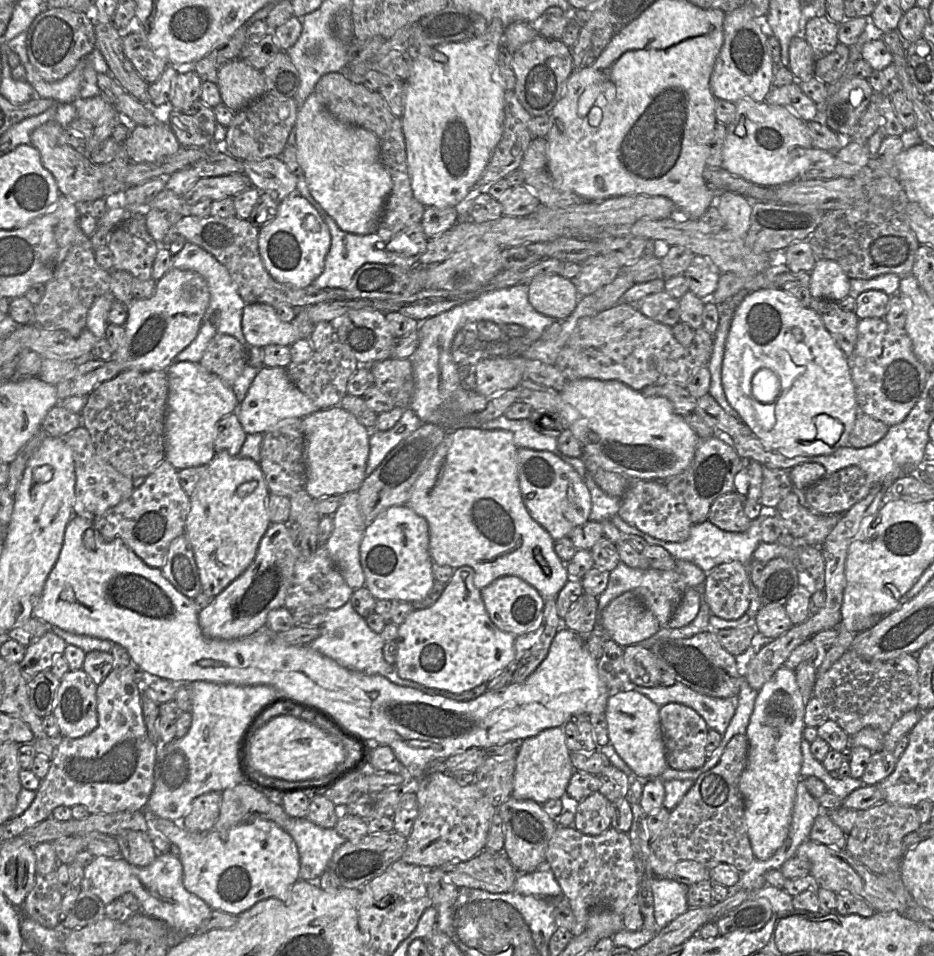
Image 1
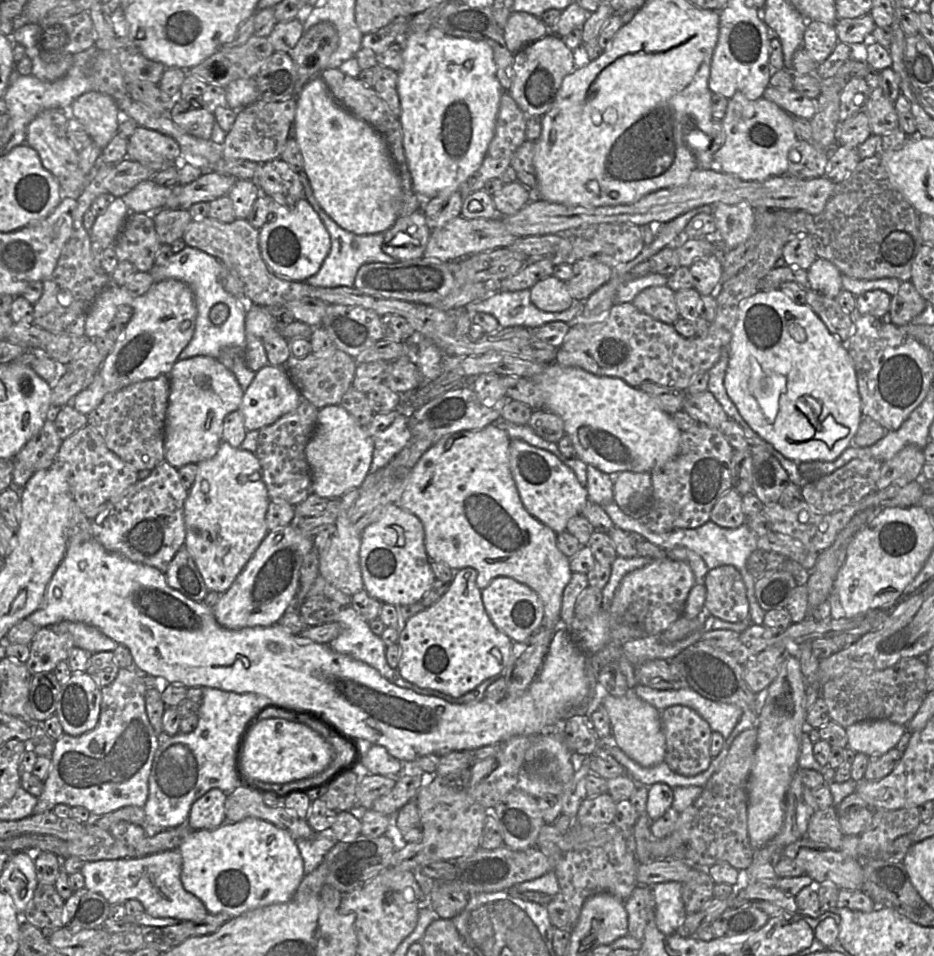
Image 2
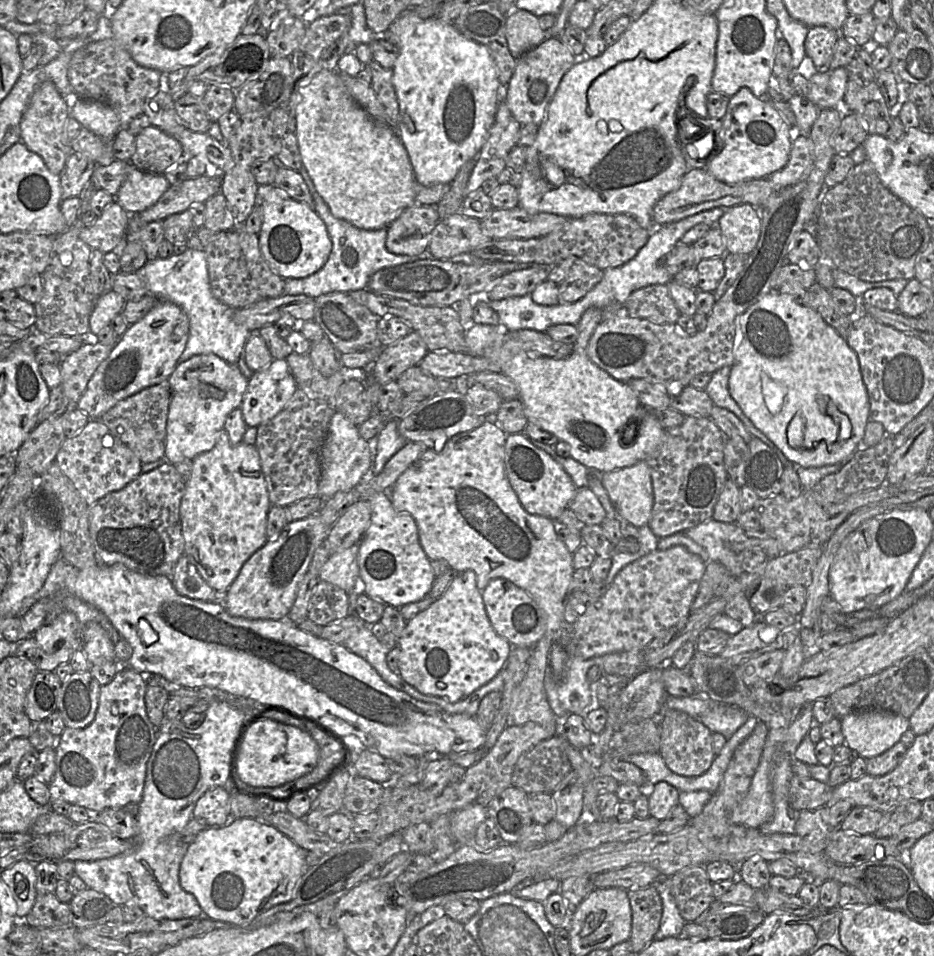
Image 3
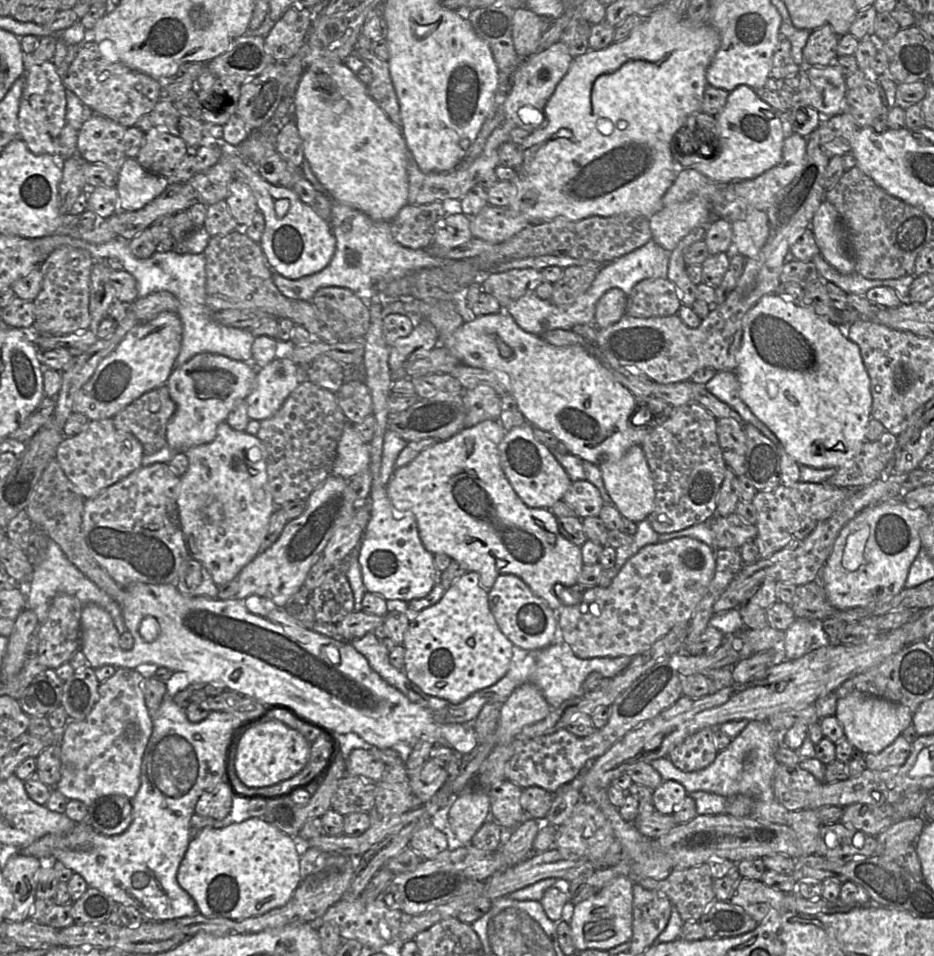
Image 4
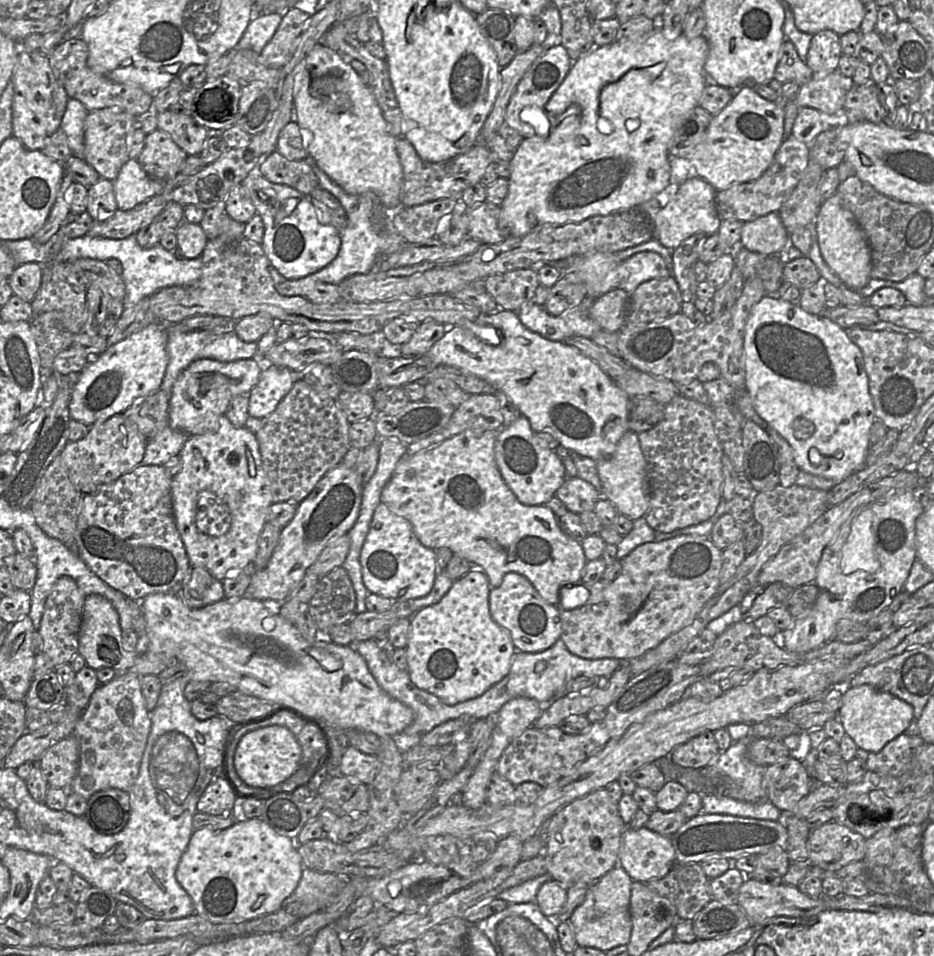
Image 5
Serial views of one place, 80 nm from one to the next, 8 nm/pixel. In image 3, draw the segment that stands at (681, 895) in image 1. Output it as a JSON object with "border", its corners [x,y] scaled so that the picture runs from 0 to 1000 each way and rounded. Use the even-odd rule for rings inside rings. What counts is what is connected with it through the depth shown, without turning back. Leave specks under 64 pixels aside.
{"border":[[[714,918],[703,922],[701,927],[708,938],[710,951],[707,969],[700,982],[709,983],[715,980],[727,979],[734,963],[728,957],[723,940],[715,928]]]}

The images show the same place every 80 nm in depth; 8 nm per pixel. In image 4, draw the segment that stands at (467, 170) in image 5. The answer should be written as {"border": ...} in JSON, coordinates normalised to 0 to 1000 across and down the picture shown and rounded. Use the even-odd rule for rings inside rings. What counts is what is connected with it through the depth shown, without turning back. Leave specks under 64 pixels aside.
{"border":[[[543,124],[532,132],[522,143],[515,161],[500,176],[489,175],[479,180],[453,180],[437,156],[436,182],[438,188],[437,213],[454,214],[464,211],[474,211],[484,215],[499,204],[525,179],[529,179],[534,172],[534,154],[546,147],[546,137],[550,132]]]}

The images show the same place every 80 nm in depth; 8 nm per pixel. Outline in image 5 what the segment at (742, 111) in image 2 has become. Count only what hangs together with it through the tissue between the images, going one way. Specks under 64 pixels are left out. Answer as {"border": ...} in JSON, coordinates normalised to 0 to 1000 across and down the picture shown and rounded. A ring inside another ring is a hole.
{"border":[[[797,90],[793,93],[789,94],[788,96],[785,96],[785,101],[782,108],[774,113],[769,119],[764,120],[761,124],[761,128],[757,134],[755,145],[749,149],[738,161],[736,164],[736,168],[740,171],[740,173],[744,176],[744,182],[756,188],[767,200],[772,200],[779,198],[781,196],[793,192],[793,191],[800,191],[807,189],[812,187],[825,173],[829,163],[833,156],[835,155],[837,149],[840,146],[839,143],[839,106],[835,104],[834,106],[823,106],[815,101],[813,98],[810,98],[804,90]]]}

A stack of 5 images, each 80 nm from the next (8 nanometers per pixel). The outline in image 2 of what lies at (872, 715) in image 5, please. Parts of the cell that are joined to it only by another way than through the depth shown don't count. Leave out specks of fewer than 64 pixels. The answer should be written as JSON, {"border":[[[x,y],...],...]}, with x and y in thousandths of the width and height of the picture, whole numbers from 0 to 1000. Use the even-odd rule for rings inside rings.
{"border":[[[927,753],[906,762],[907,781],[929,791],[944,790],[959,781],[970,758],[951,753]]]}

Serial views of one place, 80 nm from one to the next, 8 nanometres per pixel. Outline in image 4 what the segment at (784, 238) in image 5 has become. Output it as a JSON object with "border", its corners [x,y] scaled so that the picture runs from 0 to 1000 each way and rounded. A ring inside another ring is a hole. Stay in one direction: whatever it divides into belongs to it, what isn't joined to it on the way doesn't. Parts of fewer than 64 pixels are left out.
{"border":[[[801,221],[798,229],[784,232],[785,260],[798,270],[812,266],[823,246],[822,226],[819,221]]]}

